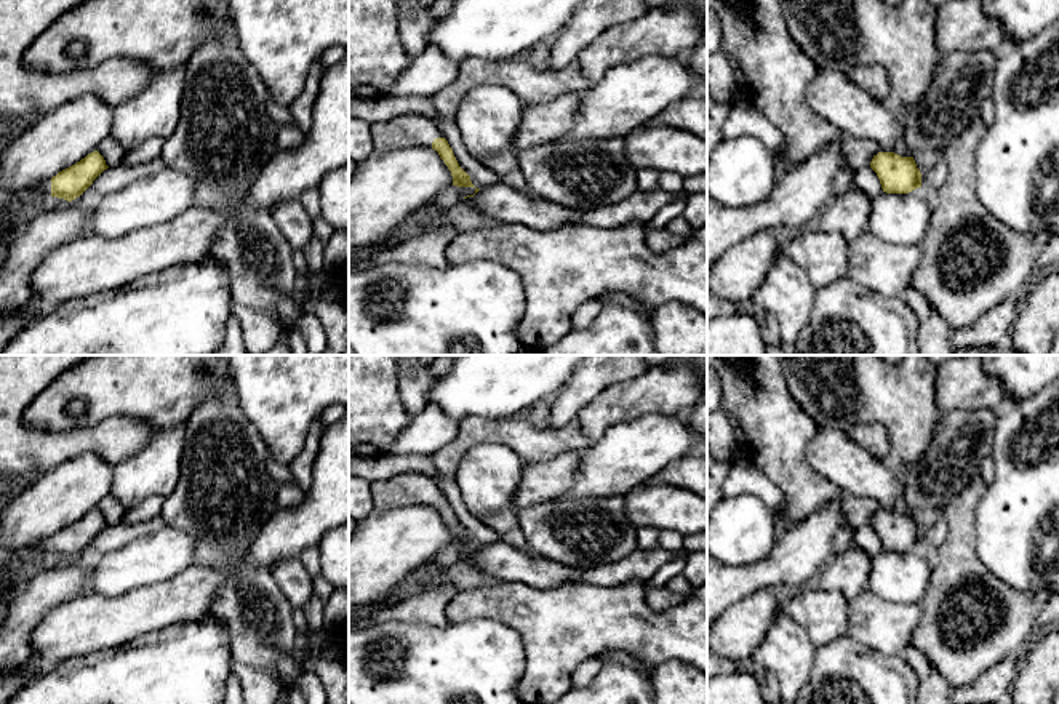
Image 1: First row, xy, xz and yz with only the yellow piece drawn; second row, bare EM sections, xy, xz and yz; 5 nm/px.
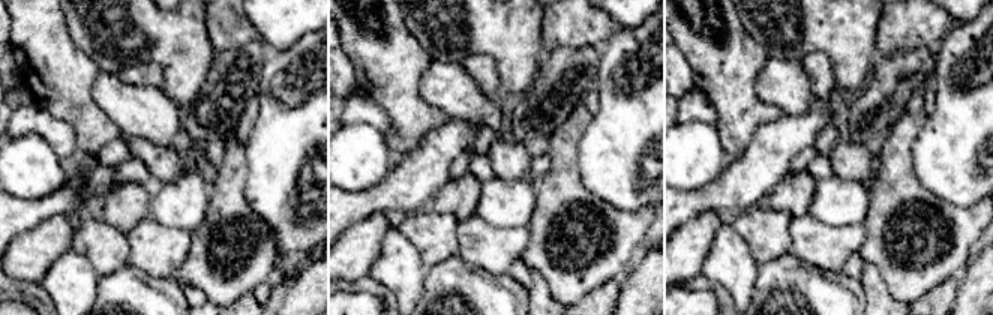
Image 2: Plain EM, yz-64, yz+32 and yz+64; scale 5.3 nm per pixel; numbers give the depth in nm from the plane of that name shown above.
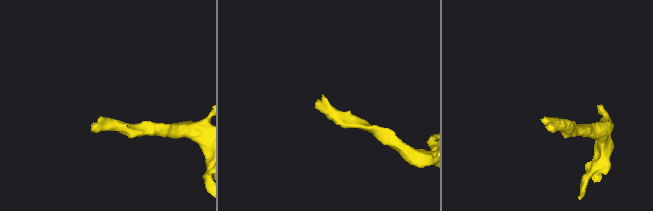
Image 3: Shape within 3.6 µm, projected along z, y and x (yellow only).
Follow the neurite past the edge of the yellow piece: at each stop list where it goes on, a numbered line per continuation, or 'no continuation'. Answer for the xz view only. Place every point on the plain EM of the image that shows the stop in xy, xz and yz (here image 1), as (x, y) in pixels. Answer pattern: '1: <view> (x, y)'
1: xz (410, 488)

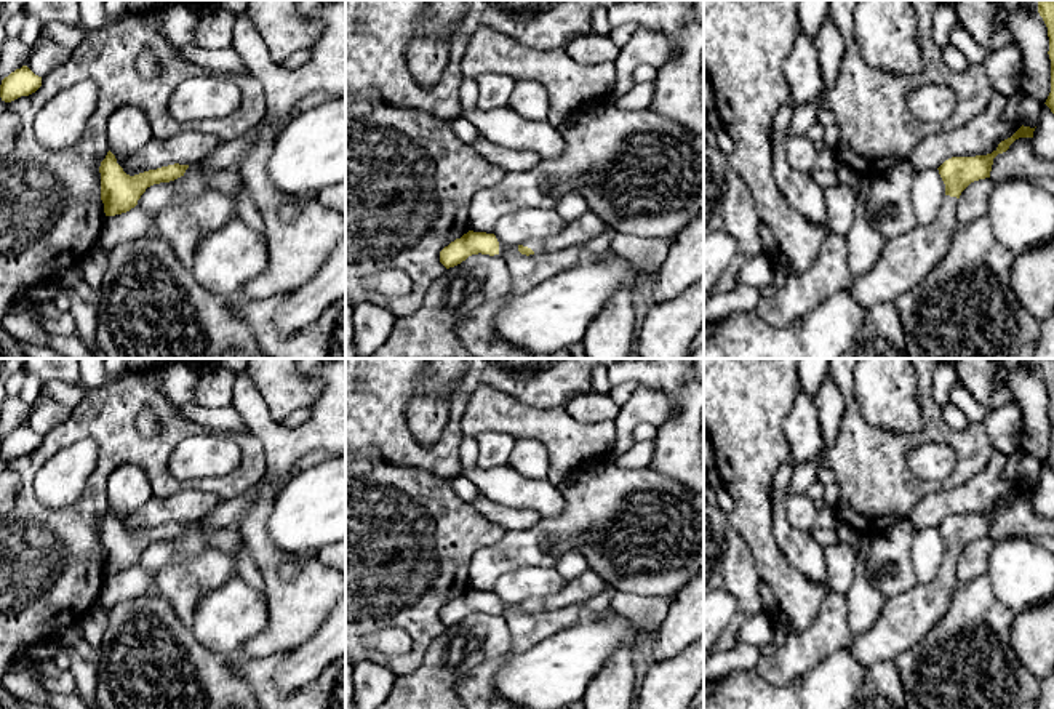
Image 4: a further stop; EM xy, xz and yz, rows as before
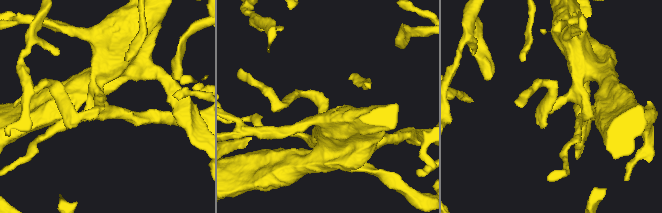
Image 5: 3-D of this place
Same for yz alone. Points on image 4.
1: yz (906, 620)

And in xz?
1: xz (578, 591)

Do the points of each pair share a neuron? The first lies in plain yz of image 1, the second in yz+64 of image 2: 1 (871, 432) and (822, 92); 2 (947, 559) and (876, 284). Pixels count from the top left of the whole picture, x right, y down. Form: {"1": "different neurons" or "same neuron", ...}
{"1": "same neuron", "2": "different neurons"}

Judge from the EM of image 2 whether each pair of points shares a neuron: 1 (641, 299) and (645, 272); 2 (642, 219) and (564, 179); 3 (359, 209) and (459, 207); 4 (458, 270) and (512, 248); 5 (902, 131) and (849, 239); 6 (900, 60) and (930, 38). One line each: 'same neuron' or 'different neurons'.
1: same neuron
2: same neuron
3: different neurons
4: different neurons
5: different neurons
6: different neurons

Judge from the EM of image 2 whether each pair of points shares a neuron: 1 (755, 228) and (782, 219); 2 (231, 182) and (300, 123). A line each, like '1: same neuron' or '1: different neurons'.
1: same neuron
2: different neurons

